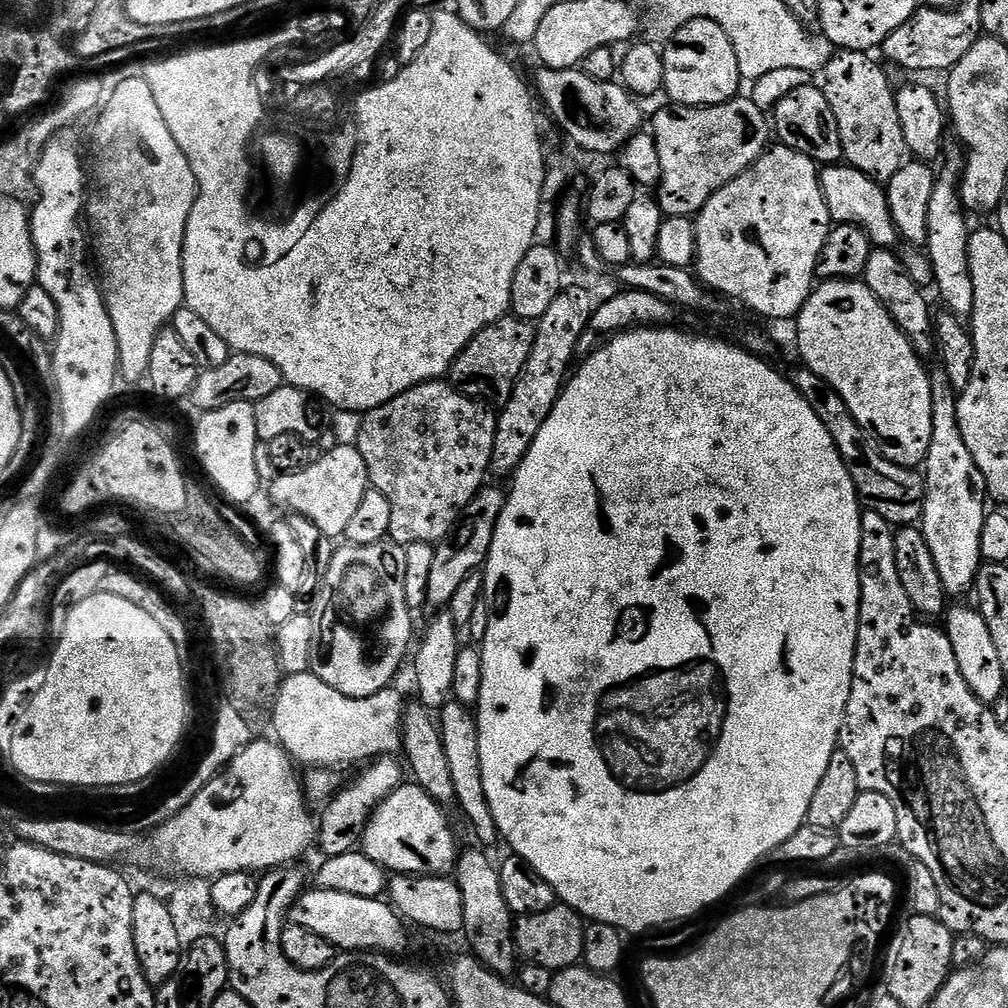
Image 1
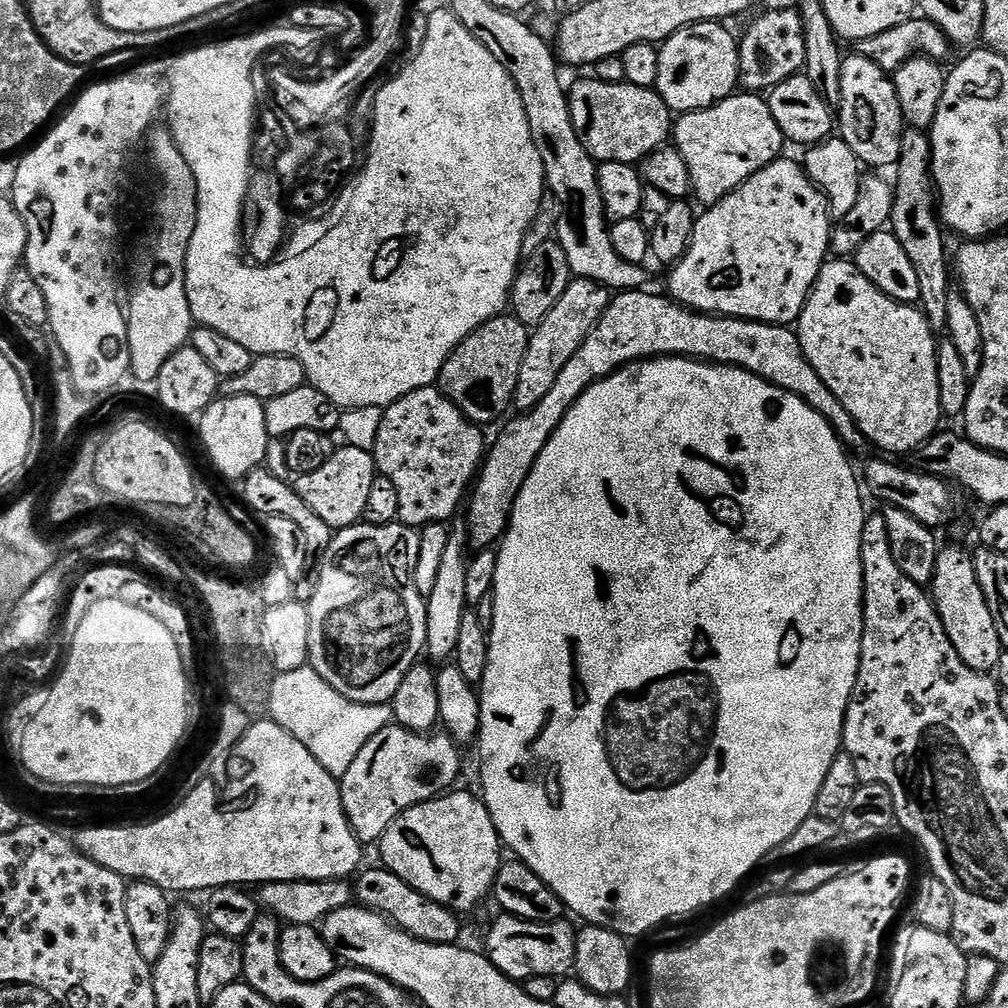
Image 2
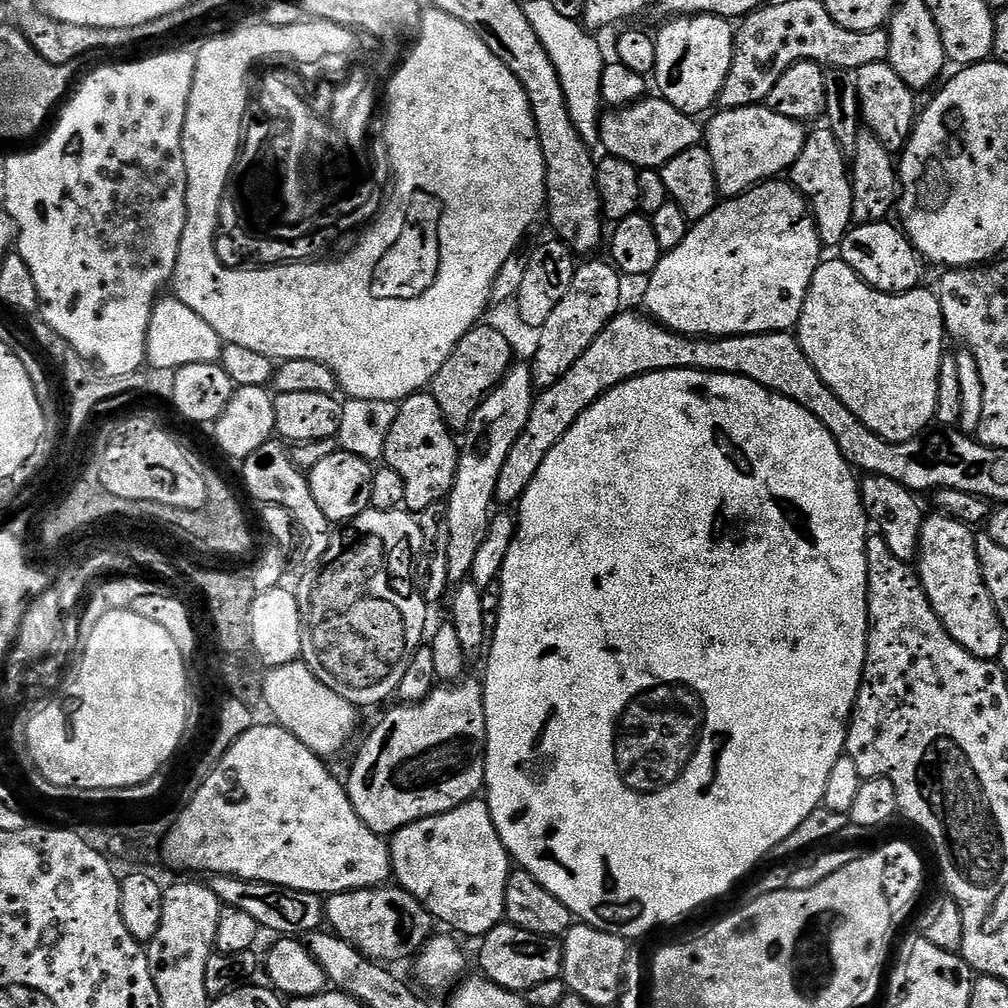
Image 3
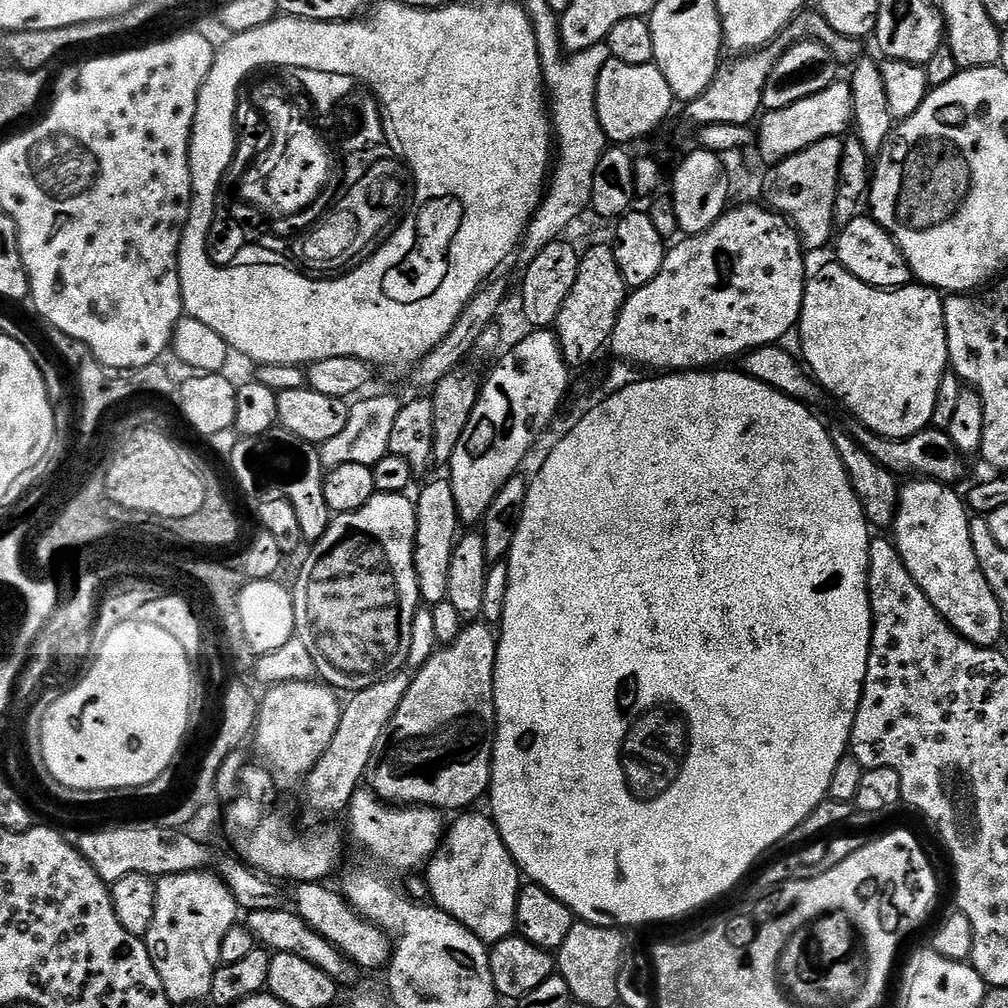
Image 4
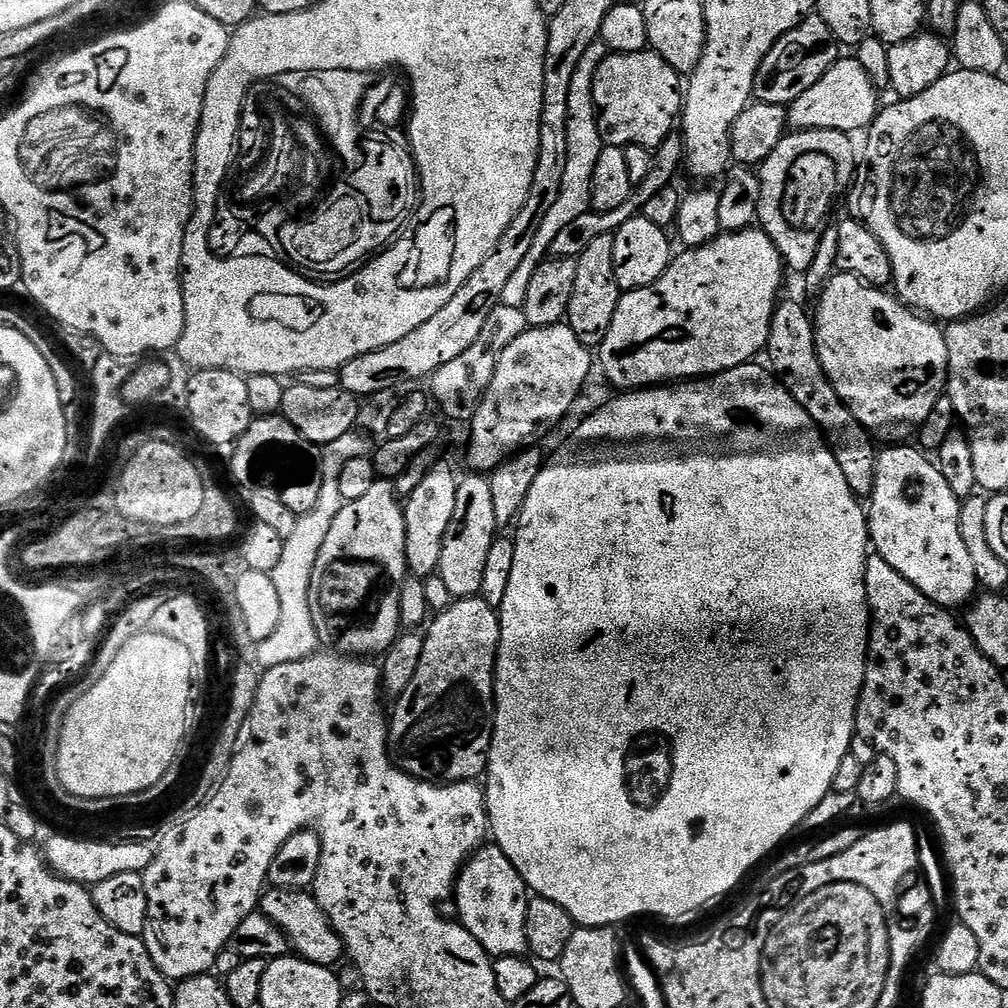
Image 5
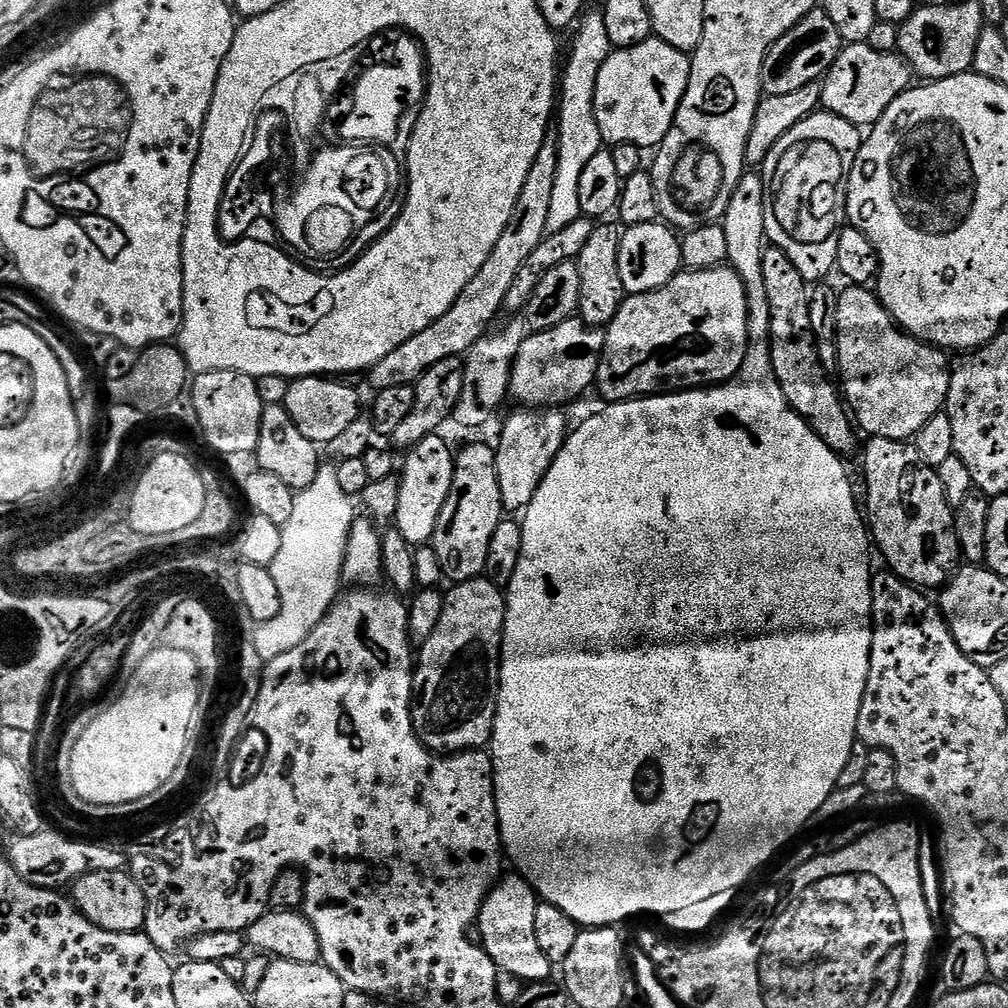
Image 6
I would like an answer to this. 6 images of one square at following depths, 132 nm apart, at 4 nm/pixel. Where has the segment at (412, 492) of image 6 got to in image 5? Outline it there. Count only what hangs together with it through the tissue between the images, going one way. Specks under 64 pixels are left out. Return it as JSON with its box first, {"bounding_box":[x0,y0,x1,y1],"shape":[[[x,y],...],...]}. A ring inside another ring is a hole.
{"bounding_box":[403,462,458,578],"shape":[[[439,462],[403,501],[406,558],[409,573],[413,577],[427,578],[437,575],[442,558],[442,540],[446,538],[450,518],[454,518],[454,498],[458,498],[458,476],[455,476],[444,462]]]}

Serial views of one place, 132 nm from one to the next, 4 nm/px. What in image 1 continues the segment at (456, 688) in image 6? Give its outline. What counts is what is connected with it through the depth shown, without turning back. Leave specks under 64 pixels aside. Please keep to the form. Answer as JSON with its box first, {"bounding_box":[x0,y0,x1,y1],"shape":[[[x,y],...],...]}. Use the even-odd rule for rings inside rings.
{"bounding_box":[318,758,405,857],"shape":[[[396,758],[373,759],[363,769],[365,772],[349,788],[347,785],[347,787],[335,793],[332,799],[323,805],[322,811],[324,813],[318,816],[318,848],[320,844],[325,857],[346,854],[347,852],[353,851],[361,843],[364,831],[368,825],[368,820],[372,817],[373,810],[395,788],[399,788],[405,779],[405,769],[402,767],[401,761],[399,759],[397,760]]]}

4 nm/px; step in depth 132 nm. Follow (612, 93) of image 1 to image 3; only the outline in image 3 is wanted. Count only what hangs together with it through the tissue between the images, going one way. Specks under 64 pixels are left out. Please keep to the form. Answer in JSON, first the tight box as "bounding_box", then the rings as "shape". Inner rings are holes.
{"bounding_box":[599,95,702,170],"shape":[[[652,95],[635,100],[625,108],[605,111],[600,117],[599,147],[604,147],[603,151],[607,155],[633,164],[637,170],[659,170],[666,162],[670,162],[670,158],[678,158],[682,150],[697,147],[702,140],[701,125],[696,125],[697,121],[693,117],[670,106],[670,102],[666,102],[659,95]]]}

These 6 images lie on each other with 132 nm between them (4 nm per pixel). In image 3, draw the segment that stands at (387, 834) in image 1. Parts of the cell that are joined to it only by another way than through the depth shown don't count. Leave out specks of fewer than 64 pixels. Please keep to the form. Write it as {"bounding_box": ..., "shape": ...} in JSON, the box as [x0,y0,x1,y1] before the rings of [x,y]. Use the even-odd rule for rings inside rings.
{"bounding_box":[390,799,510,938],"shape":[[[483,799],[467,800],[465,804],[446,814],[422,818],[392,833],[390,847],[392,876],[395,883],[405,888],[414,898],[418,898],[418,902],[431,914],[433,921],[440,923],[441,920],[448,927],[445,929],[461,937],[482,938],[504,920],[504,899],[510,871],[510,857]]]}

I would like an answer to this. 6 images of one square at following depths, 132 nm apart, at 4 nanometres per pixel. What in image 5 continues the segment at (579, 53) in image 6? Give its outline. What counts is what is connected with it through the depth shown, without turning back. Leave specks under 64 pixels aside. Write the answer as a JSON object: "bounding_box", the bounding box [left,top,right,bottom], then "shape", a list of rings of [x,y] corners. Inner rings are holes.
{"bounding_box":[501,39,610,308],"shape":[[[598,39],[582,54],[582,62],[578,70],[574,70],[574,82],[570,82],[570,118],[566,122],[566,139],[568,144],[568,157],[566,158],[566,175],[562,178],[562,190],[558,194],[558,202],[554,202],[551,210],[546,210],[546,218],[542,218],[542,227],[538,229],[538,235],[534,238],[534,246],[530,246],[530,254],[526,254],[518,270],[506,287],[502,290],[501,304],[506,306],[523,308],[526,302],[526,286],[530,286],[530,278],[534,278],[534,270],[543,264],[551,250],[554,238],[571,221],[576,221],[582,214],[586,214],[592,208],[592,179],[594,178],[594,166],[600,157],[600,151],[606,147],[604,139],[598,130],[598,118],[596,117],[596,103],[594,102],[594,78],[598,66],[610,55],[603,40]]]}

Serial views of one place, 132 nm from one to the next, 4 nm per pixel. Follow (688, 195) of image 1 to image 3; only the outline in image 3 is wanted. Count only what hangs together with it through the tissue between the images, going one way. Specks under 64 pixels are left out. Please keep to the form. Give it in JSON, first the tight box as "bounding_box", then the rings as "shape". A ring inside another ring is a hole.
{"bounding_box":[702,106,806,197],"shape":[[[767,106],[725,108],[703,129],[702,144],[707,149],[716,175],[716,191],[721,197],[741,196],[743,192],[783,177],[802,154],[806,128],[799,120],[782,118]]]}

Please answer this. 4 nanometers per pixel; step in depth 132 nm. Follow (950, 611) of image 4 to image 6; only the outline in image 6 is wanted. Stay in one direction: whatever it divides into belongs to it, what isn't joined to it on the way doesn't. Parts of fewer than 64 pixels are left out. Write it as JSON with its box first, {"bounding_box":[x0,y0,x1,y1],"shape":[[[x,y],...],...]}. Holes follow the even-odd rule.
{"bounding_box":[864,436,962,590],"shape":[[[881,436],[869,439],[869,444],[864,448],[864,480],[868,483],[868,508],[866,504],[866,524],[870,529],[871,539],[880,547],[880,552],[884,555],[884,560],[889,569],[895,572],[900,579],[906,581],[907,584],[911,584],[921,590],[929,590],[928,588],[939,589],[941,586],[948,583],[950,577],[957,571],[958,563],[961,559],[962,553],[960,551],[960,543],[956,537],[956,528],[952,524],[952,517],[954,515],[954,509],[948,505],[948,499],[946,498],[946,490],[942,490],[942,482],[940,481],[940,474],[937,469],[932,468],[924,461],[918,454],[918,450],[908,442],[901,442],[899,440],[887,440]]]}

